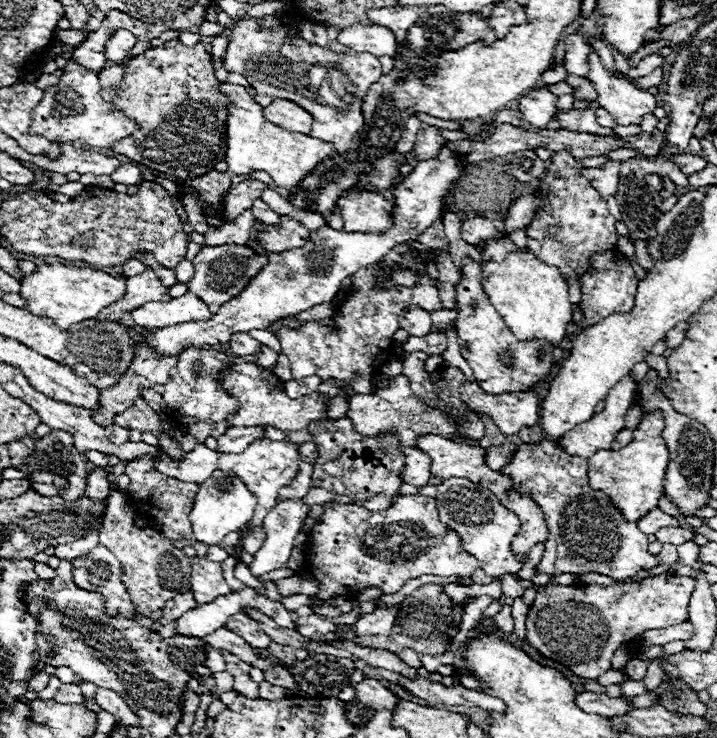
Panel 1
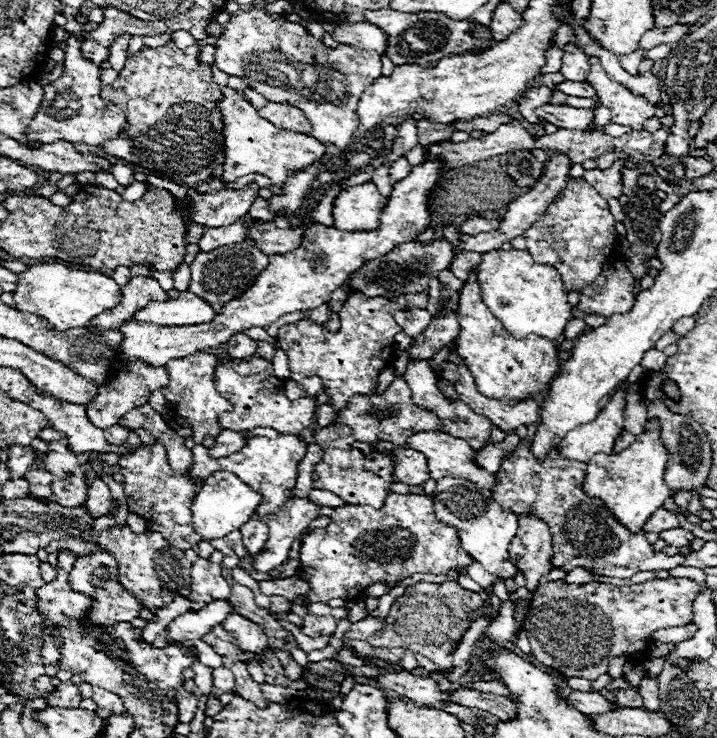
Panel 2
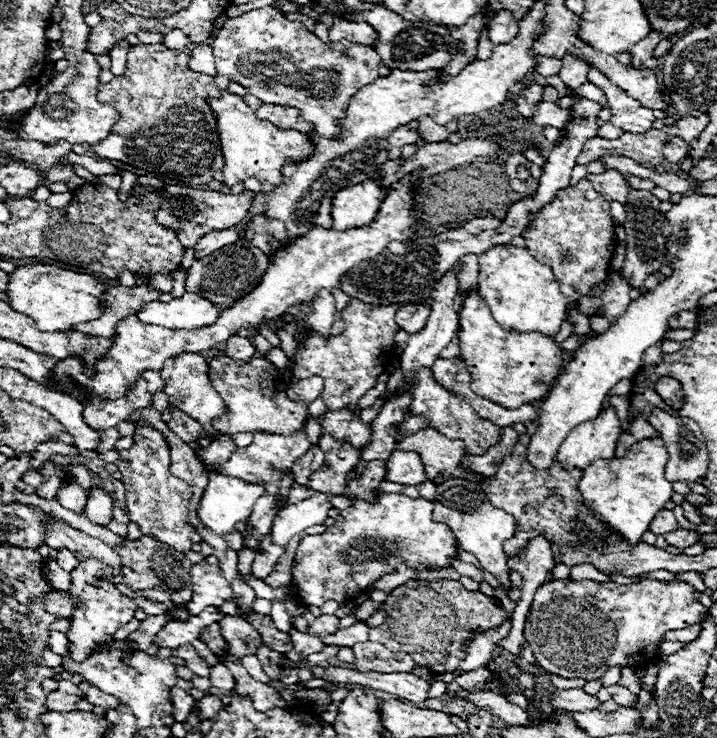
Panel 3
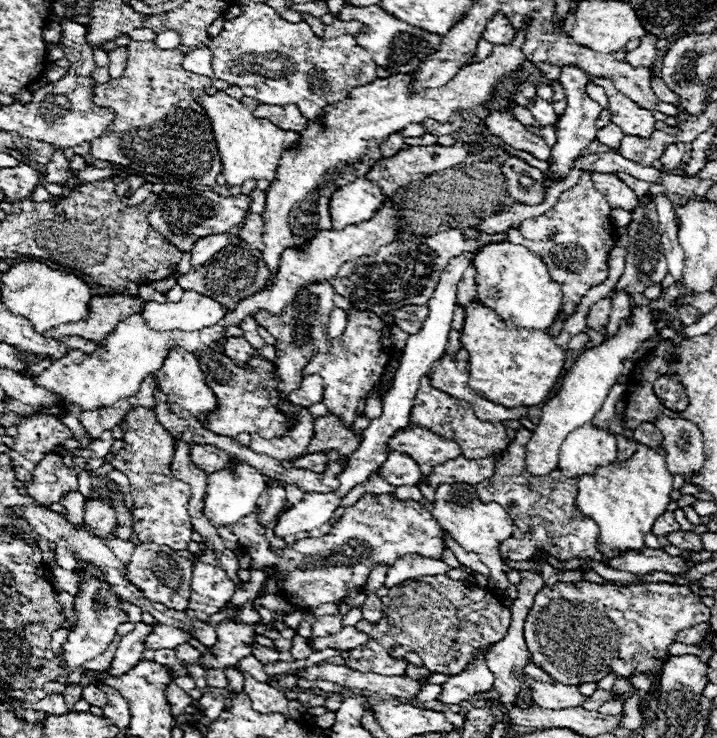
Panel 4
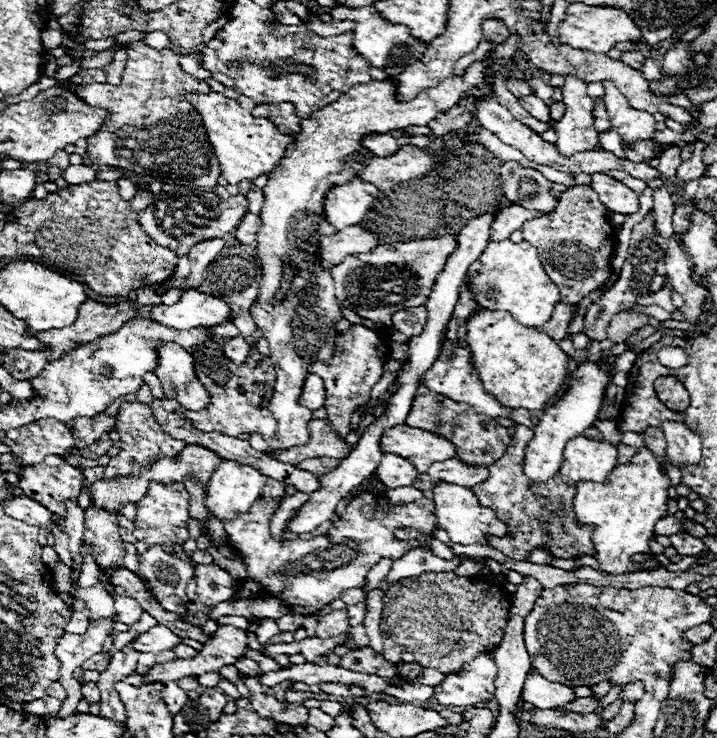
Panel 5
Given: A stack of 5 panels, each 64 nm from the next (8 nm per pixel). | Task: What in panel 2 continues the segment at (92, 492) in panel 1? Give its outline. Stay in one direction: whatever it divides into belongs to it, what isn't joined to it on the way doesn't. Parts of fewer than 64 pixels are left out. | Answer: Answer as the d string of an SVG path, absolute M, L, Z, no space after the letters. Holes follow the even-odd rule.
M96 478L94 482L88 484L88 498L86 498L86 508L90 512L92 518L100 518L100 516L108 516L110 508L112 508L112 496L108 486Z

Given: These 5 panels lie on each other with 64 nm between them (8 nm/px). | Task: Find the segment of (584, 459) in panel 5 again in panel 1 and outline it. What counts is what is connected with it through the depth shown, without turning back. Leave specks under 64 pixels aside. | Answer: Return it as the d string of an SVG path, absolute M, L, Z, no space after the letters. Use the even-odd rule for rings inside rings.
M626 376L624 380L620 380L620 384L616 384L616 388L612 388L612 392L606 396L606 406L602 412L594 414L592 420L578 424L576 428L568 430L562 438L560 438L560 446L566 454L570 456L580 456L580 458L590 458L596 450L610 450L612 440L616 438L616 434L624 428L624 416L632 404L632 396L636 392L636 382L630 380L630 376Z

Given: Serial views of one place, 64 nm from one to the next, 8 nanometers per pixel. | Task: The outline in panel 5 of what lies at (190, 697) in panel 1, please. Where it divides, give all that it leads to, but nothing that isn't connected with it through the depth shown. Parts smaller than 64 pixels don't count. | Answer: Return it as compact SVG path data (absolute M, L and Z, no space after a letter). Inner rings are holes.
M176 682L164 684L164 688L162 688L162 692L160 692L160 698L164 700L164 704L168 704L168 710L170 710L172 714L180 712L180 708L190 700L190 698L186 696L186 692L184 692Z

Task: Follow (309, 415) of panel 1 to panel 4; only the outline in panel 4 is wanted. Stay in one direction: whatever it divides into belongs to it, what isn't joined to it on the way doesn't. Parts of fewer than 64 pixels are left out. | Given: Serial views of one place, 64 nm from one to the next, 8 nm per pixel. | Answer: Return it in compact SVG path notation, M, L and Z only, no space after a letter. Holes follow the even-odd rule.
M210 348L200 350L198 360L200 360L200 370L204 370L206 384L212 388L212 392L218 398L216 412L208 412L206 420L202 422L204 428L224 436L236 436L240 432L248 432L248 434L258 432L262 438L276 438L286 432L290 420L284 418L276 408L280 400L276 392L278 378L274 374L274 364L270 360L260 356L260 366L252 368L246 364L238 368L234 360L228 360L228 356L224 356L222 352L214 352Z

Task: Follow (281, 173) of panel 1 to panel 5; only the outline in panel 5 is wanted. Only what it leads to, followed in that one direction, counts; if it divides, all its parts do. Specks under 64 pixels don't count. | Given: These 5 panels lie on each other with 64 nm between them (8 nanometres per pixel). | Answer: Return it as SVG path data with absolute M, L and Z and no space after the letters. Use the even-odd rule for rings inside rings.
M218 92L184 94L184 98L200 112L210 144L220 162L222 178L226 178L228 184L254 180L260 174L270 174L270 170L284 158L286 146L294 140L294 136L282 134L268 118L254 118L250 110Z

